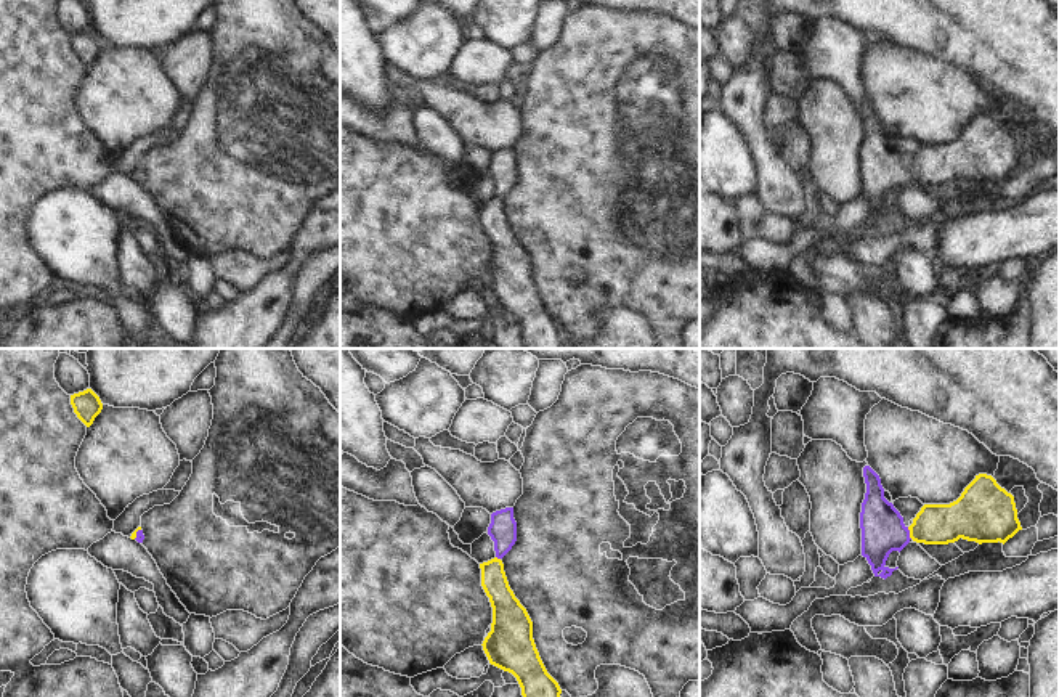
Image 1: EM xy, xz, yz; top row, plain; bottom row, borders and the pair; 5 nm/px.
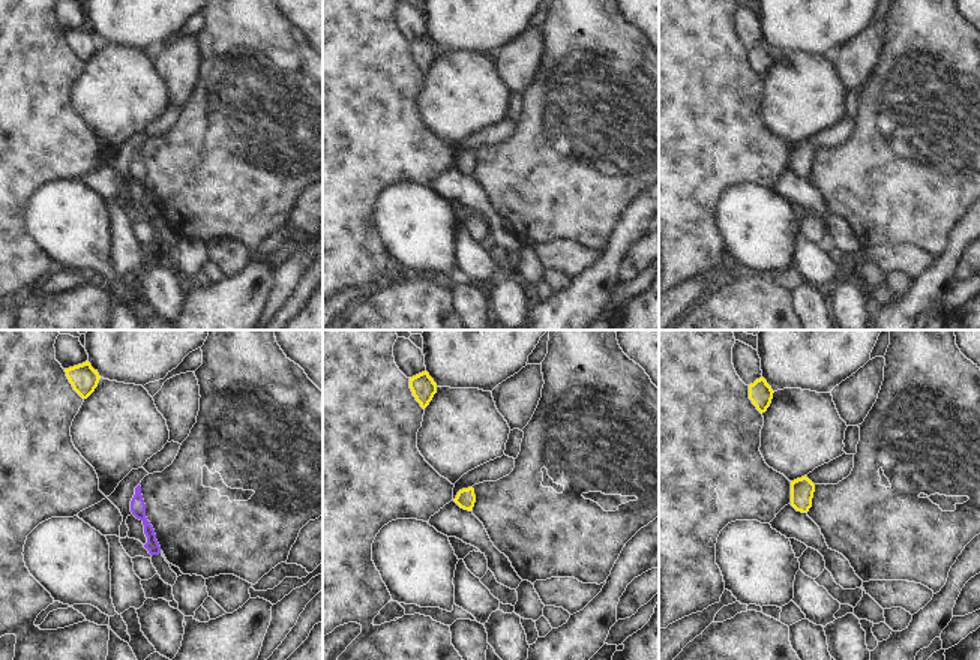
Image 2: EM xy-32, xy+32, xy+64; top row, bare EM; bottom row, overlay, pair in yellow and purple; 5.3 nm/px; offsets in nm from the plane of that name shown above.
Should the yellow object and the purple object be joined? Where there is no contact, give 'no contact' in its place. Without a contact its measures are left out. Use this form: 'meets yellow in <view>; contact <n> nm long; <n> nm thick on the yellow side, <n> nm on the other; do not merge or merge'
meets yellow in yz; contact 70 nm long; 200 nm thick on the yellow side, 220 nm on the other; merge

